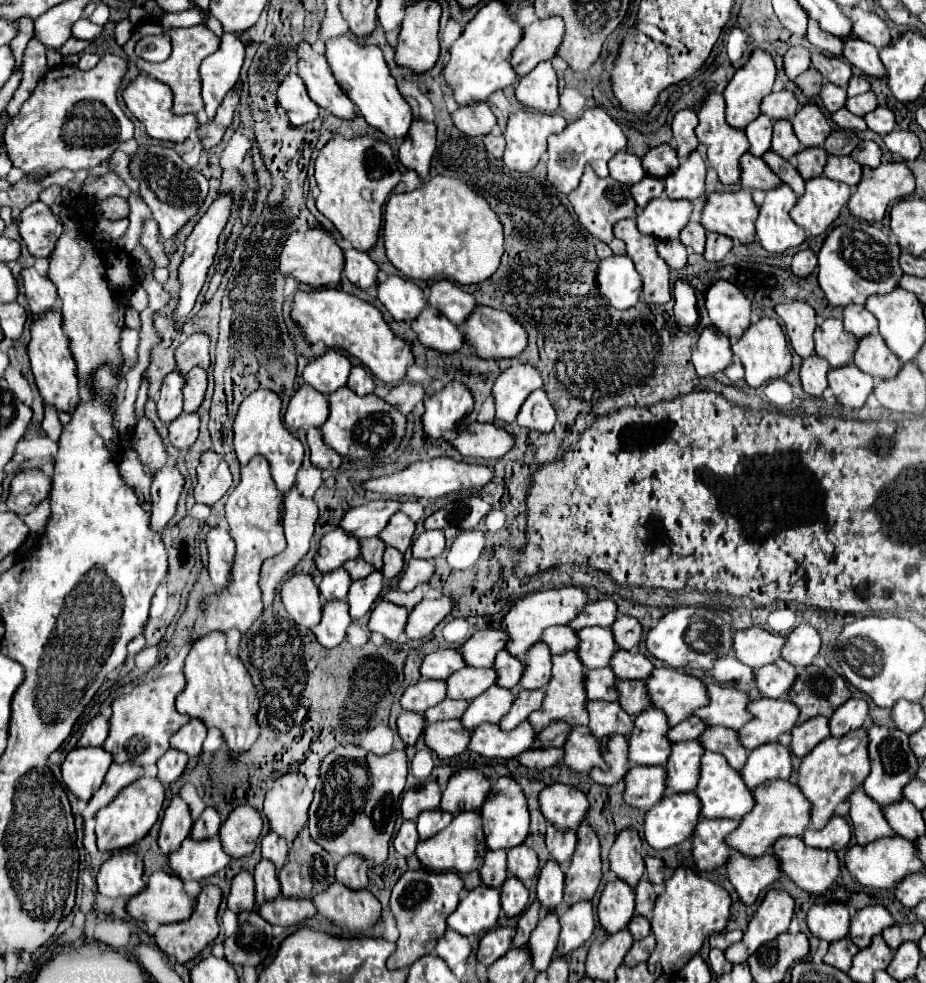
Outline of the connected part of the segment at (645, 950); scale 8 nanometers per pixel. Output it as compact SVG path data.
M654 934L646 936L644 940L634 942L632 948L628 950L626 958L624 958L624 964L628 964L628 966L636 966L638 962L646 962L646 960L650 958L650 954L654 952L654 948L656 948L656 938L654 938Z

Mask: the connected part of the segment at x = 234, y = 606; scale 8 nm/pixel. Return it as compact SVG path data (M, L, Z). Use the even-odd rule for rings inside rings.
M254 456L242 468L242 480L226 500L226 520L230 524L230 536L236 542L232 584L226 586L220 594L206 598L206 626L202 628L202 632L194 634L192 640L212 630L226 632L228 628L238 628L240 632L246 632L252 626L252 622L262 614L262 596L258 588L260 566L266 558L276 556L286 548L282 526L282 502L284 496L278 492L270 476L268 460L264 460L264 456Z

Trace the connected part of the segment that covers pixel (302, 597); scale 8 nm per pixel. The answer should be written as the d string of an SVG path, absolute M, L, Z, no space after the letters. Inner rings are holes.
M294 574L288 578L282 584L280 596L296 624L314 628L320 622L324 600L320 600L320 590L310 574Z

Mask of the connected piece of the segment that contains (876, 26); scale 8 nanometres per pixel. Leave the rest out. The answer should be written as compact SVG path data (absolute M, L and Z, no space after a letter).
M856 6L856 8L848 8L846 16L852 20L852 36L864 42L870 42L876 48L884 48L890 44L892 36L888 32L888 26L874 12L862 10L860 6Z

